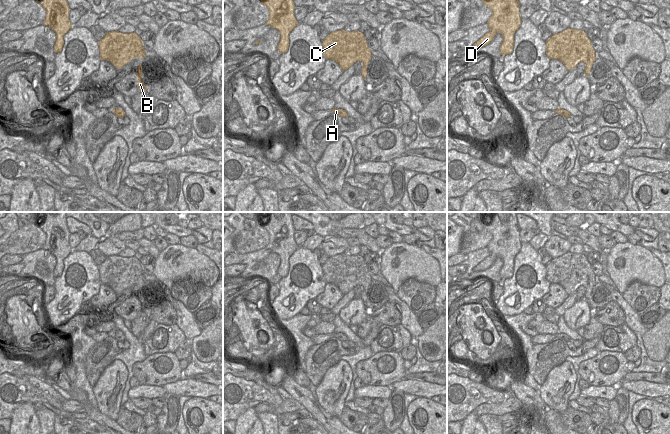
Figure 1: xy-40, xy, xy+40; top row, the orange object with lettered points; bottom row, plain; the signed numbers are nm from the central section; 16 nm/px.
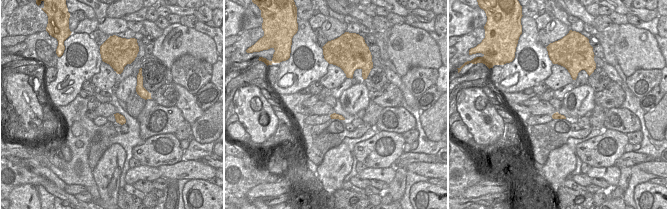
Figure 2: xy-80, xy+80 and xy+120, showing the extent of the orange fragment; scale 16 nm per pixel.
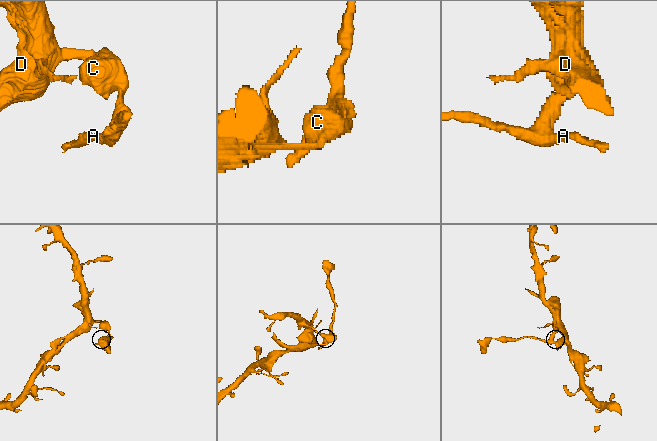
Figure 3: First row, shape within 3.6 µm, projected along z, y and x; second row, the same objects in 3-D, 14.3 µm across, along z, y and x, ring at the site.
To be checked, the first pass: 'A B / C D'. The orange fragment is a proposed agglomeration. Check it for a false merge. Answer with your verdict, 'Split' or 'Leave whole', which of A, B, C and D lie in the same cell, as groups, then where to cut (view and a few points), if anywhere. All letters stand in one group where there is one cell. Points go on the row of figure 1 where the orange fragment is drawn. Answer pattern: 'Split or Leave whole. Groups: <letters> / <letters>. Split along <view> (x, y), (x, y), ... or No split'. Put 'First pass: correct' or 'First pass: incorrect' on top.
First pass: correct
Split. Groups: A B / C D. Split along xy-40 (139, 64), (141, 74)

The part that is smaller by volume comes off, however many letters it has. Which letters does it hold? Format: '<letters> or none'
A, B

